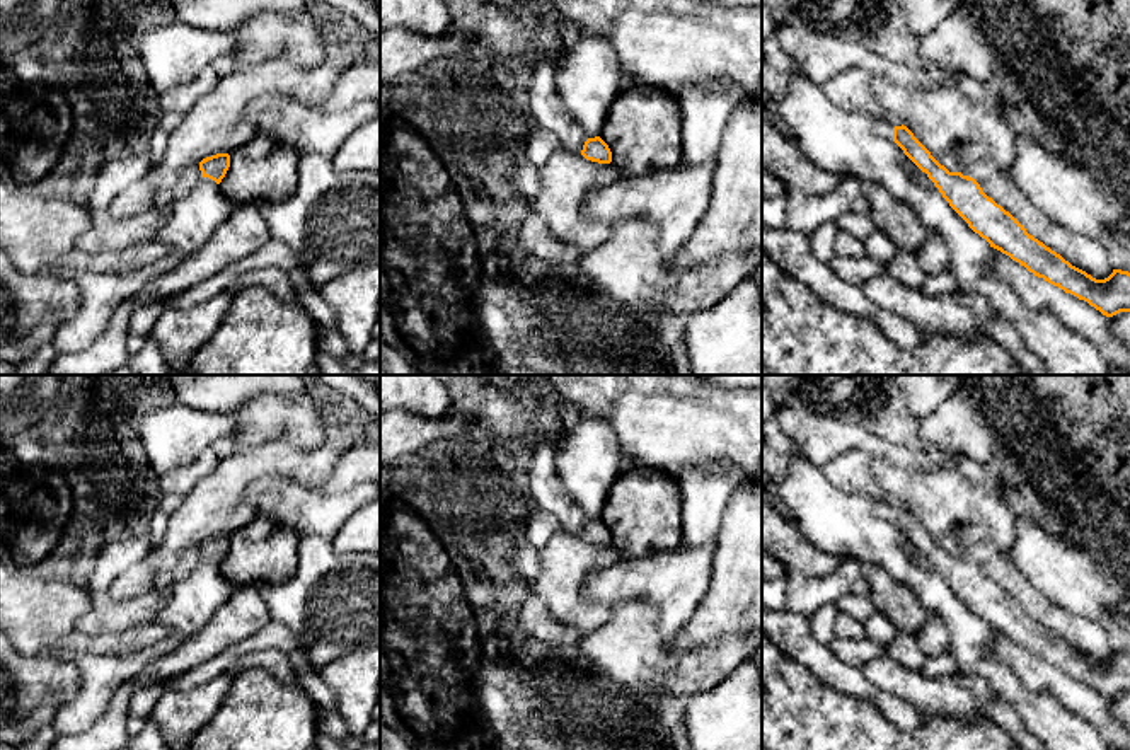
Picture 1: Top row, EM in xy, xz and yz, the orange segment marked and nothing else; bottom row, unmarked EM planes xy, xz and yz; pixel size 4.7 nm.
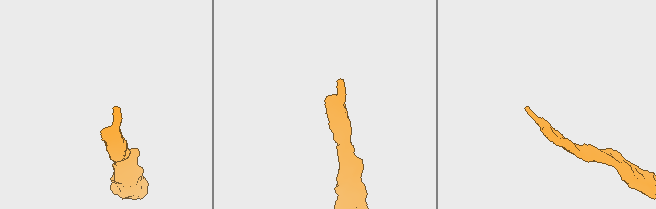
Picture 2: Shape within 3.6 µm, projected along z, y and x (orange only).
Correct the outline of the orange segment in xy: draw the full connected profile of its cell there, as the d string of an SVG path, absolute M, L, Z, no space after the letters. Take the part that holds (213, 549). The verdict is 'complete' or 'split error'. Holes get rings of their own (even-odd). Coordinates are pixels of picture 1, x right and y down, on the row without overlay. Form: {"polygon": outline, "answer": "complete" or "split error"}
{"polygon": "M216 535L203 540L199 545L193 545L182 551L174 568L155 576L155 588L170 588L174 583L187 578L201 559L208 559L220 566L228 549L230 537Z", "answer": "split error"}

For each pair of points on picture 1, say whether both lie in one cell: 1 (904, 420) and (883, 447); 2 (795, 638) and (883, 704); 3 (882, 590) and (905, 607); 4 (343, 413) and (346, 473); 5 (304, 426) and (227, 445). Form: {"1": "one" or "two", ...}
{"1": "two", "2": "one", "3": "one", "4": "two", "5": "one"}

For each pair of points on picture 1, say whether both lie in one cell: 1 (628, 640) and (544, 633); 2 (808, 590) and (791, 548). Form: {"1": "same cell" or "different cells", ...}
{"1": "different cells", "2": "different cells"}

